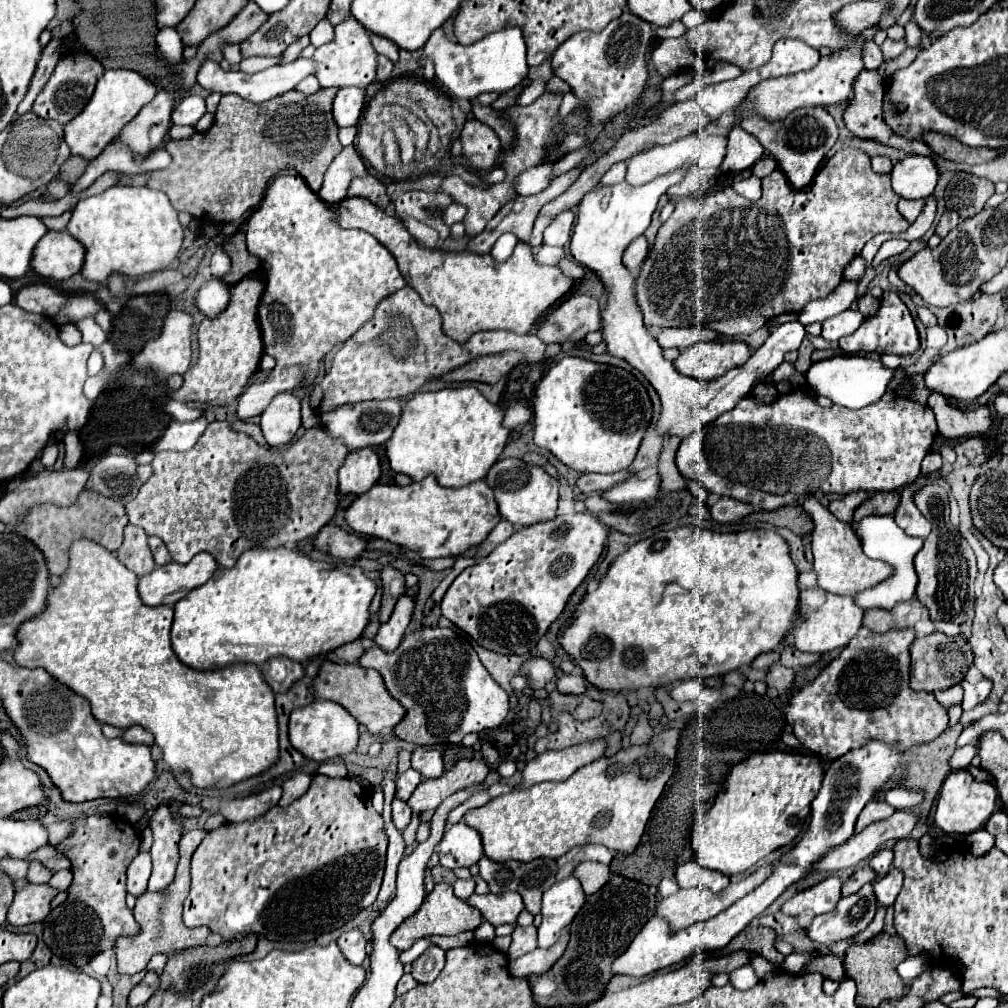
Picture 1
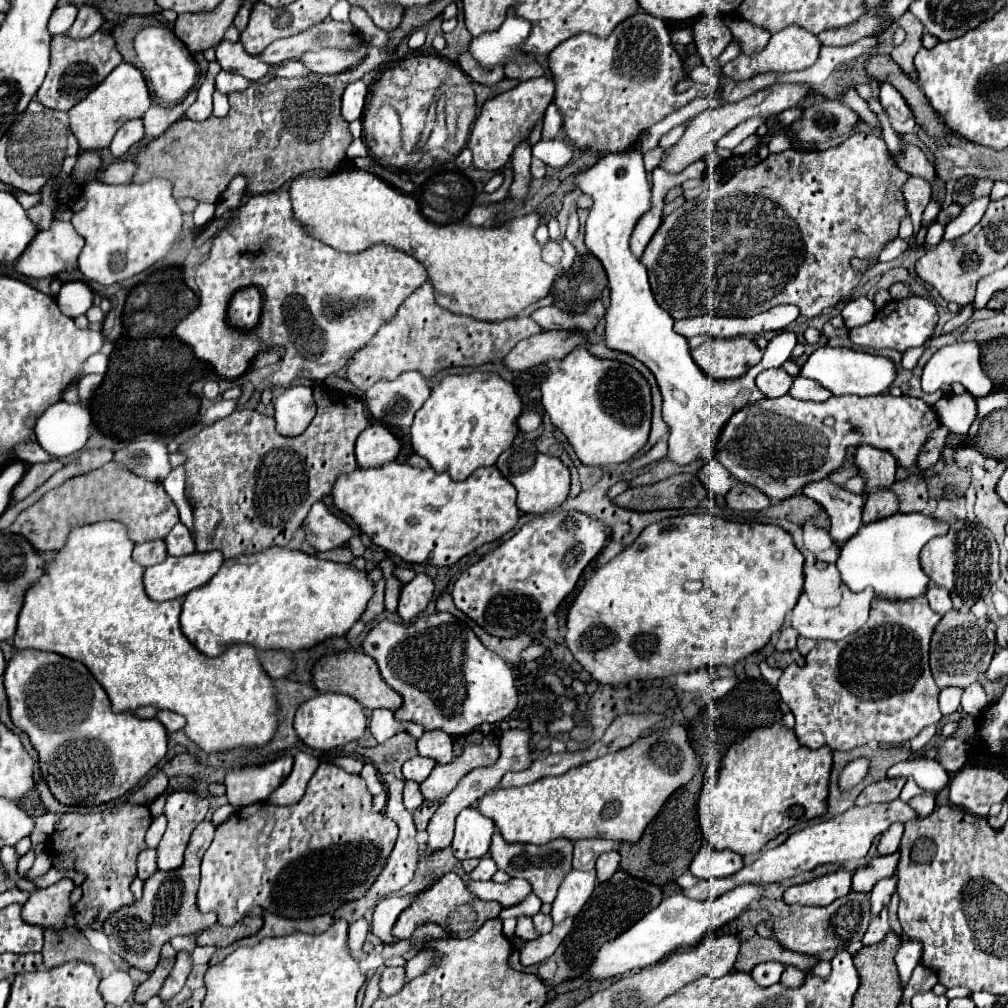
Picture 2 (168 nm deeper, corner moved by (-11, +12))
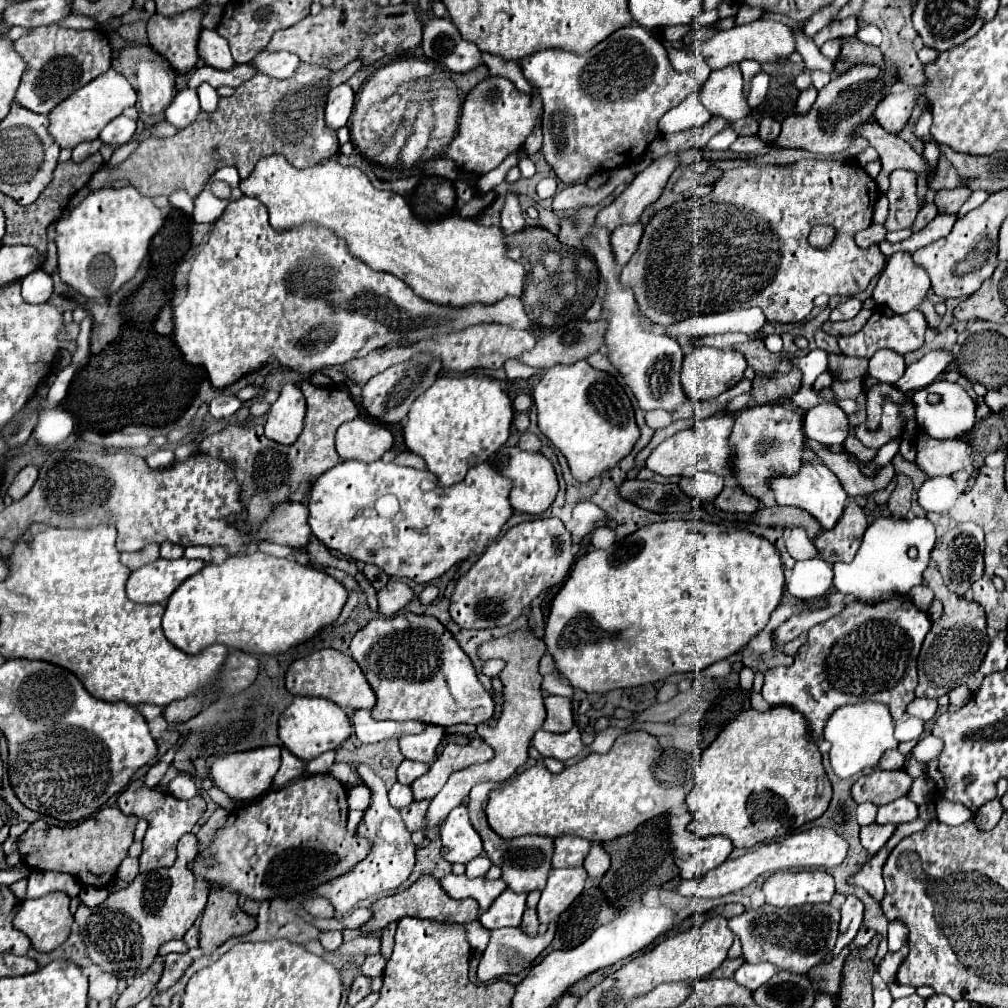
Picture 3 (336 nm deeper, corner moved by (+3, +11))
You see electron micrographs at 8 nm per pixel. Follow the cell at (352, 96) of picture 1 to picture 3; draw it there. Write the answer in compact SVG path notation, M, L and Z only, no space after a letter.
M347 83L333 87L333 91L329 91L327 107L325 107L325 121L329 129L339 129L347 125L353 109L353 99L355 99L355 93Z

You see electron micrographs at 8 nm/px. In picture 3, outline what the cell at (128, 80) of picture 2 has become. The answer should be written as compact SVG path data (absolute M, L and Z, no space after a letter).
M109 69L109 71L101 73L101 77L93 79L89 85L85 85L85 89L73 93L73 97L67 97L65 101L61 101L61 105L57 105L57 109L53 109L53 113L49 113L49 121L51 121L49 133L65 149L73 149L75 145L79 145L83 141L95 141L99 137L101 129L109 121L119 117L127 107L133 107L135 101L137 101L137 95L135 95L133 87L129 85L129 81L115 69Z

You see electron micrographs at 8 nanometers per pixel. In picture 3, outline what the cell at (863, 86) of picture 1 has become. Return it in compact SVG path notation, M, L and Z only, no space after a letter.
M901 87L897 91L897 95L893 93L887 93L877 109L875 109L875 121L887 129L889 133L899 133L907 121L909 121L909 115L911 115L911 109L913 109L913 103L915 103L915 93L913 89L905 89Z

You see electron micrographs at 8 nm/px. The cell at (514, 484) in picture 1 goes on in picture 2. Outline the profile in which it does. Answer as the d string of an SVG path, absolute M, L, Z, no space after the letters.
M523 440L521 444L515 444L509 450L505 450L497 460L497 468L517 488L517 492L519 492L517 506L521 512L529 512L529 514L551 512L551 510L559 508L569 494L567 466L559 458L539 454L531 440Z

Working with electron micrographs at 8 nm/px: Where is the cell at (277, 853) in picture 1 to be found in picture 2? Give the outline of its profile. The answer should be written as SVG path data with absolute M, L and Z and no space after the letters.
M319 764L303 800L291 806L259 802L235 810L235 814L217 826L213 844L201 862L201 886L197 906L201 912L217 912L219 924L233 926L253 908L263 908L287 918L311 918L327 914L345 902L365 896L369 886L385 866L397 840L397 824L383 812L371 810L371 794L365 780L343 768Z

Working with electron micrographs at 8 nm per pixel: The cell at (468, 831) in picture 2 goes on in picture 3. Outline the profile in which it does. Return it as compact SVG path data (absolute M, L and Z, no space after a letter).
M455 807L441 827L441 857L449 863L469 863L483 851L483 841L473 829L467 807Z

